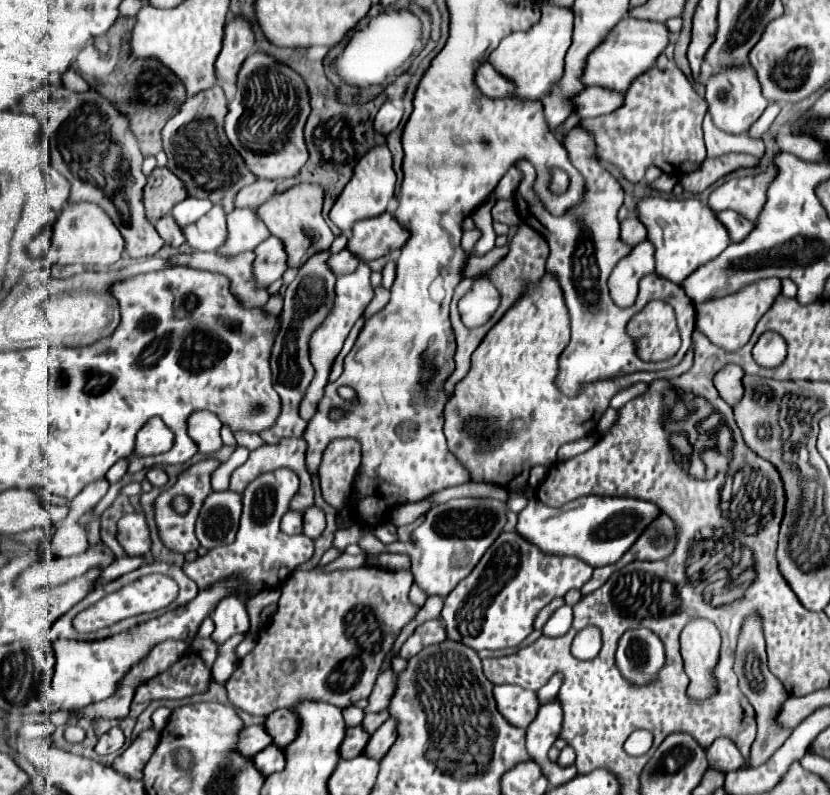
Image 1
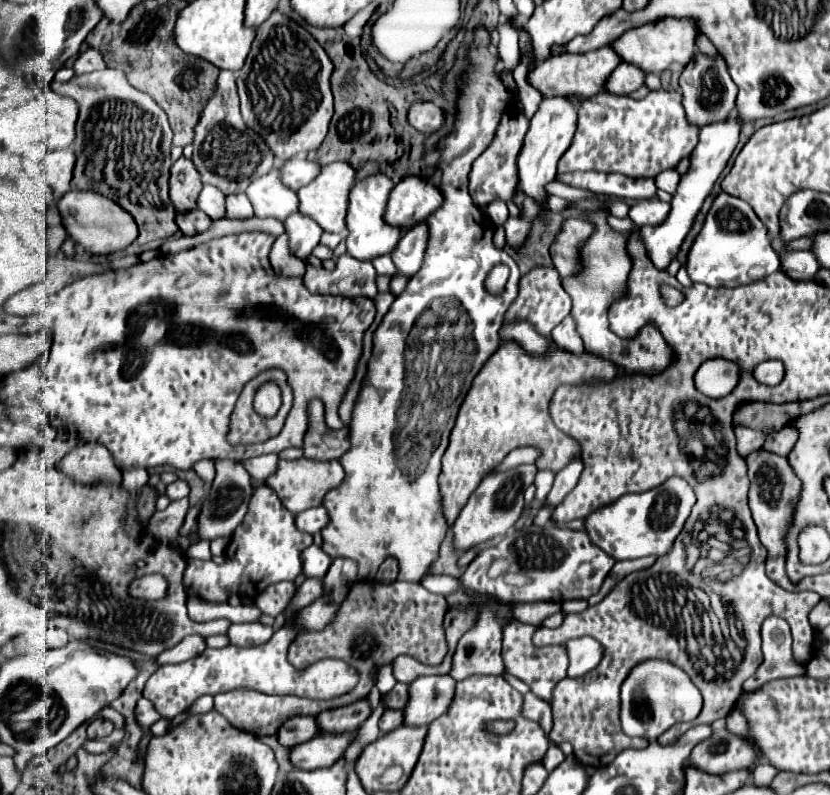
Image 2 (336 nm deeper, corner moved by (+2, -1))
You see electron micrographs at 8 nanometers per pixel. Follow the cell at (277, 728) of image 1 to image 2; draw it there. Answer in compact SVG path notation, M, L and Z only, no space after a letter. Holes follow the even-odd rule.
M361 699L345 707L323 711L315 715L315 719L319 719L319 727L323 727L321 733L327 733L327 731L343 733L343 731L357 731L369 715L371 715L371 707L365 699Z

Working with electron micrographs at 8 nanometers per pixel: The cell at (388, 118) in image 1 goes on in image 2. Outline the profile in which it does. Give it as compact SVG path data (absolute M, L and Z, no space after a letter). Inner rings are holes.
M413 103L409 107L407 121L417 131L429 135L443 125L443 111L435 103Z

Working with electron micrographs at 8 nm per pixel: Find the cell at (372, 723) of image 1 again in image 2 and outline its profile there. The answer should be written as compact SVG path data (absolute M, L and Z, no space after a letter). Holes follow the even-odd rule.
M397 683L387 695L381 697L385 709L403 709L407 703L407 685Z

